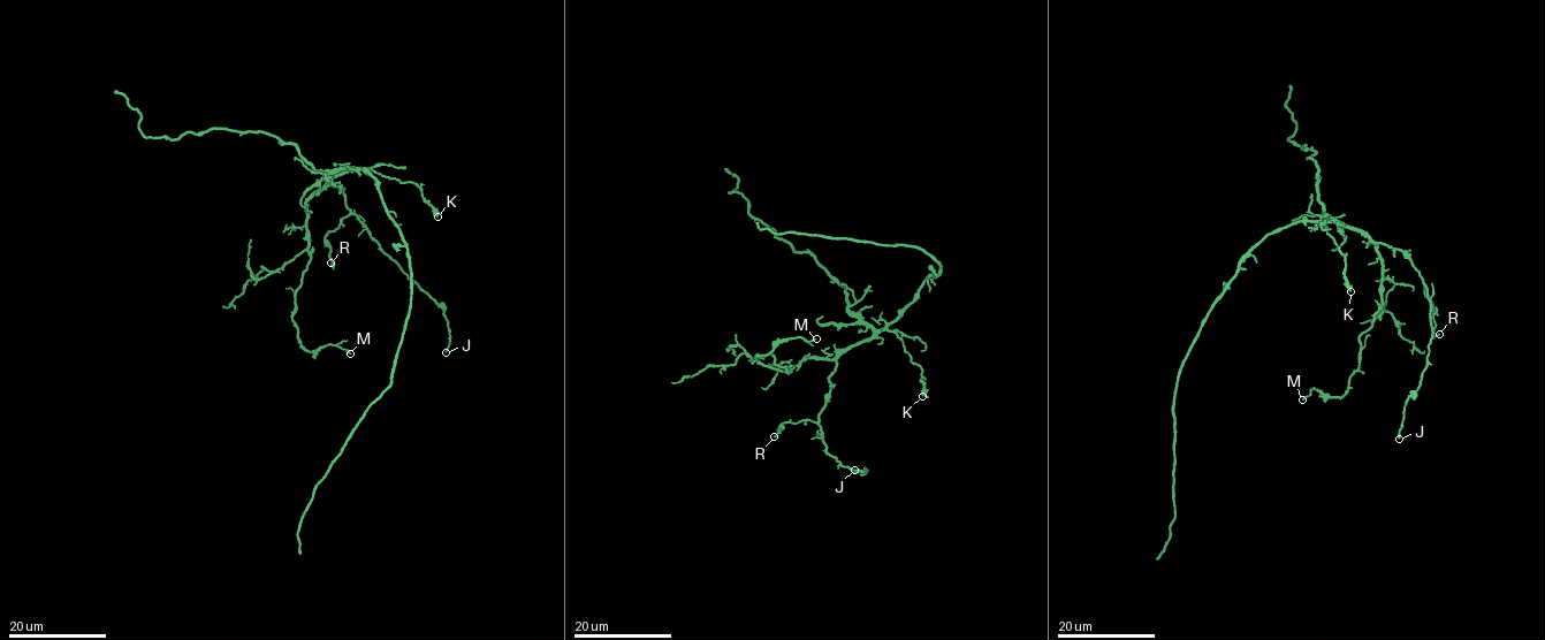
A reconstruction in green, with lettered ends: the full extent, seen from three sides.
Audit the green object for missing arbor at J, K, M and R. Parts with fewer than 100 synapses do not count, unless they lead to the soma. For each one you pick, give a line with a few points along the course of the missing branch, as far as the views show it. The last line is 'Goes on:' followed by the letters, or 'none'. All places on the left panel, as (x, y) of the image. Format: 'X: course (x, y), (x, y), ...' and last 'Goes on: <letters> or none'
Goes on: none

